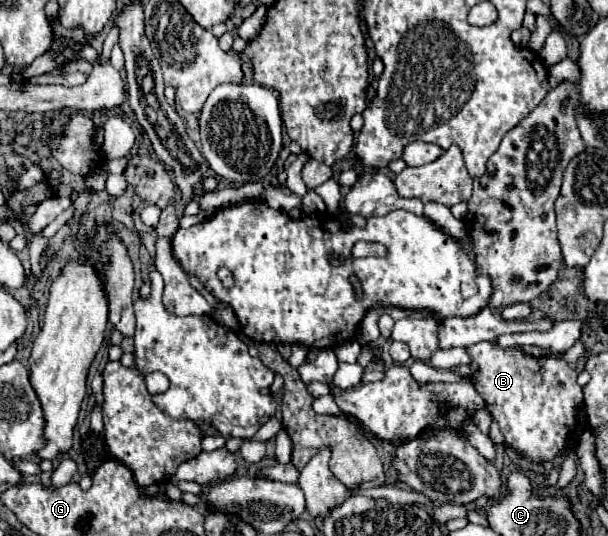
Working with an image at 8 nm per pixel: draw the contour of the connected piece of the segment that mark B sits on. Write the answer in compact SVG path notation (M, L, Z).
M483 341L483 343L471 345L467 347L467 353L471 357L473 385L477 393L483 397L491 417L499 423L501 433L505 435L507 447L511 447L515 453L529 459L531 463L549 463L561 451L565 451L577 427L579 409L583 407L583 393L581 393L581 385L577 383L577 369L569 367L569 363L559 355L535 357L525 353L521 347L503 349L495 341Z

